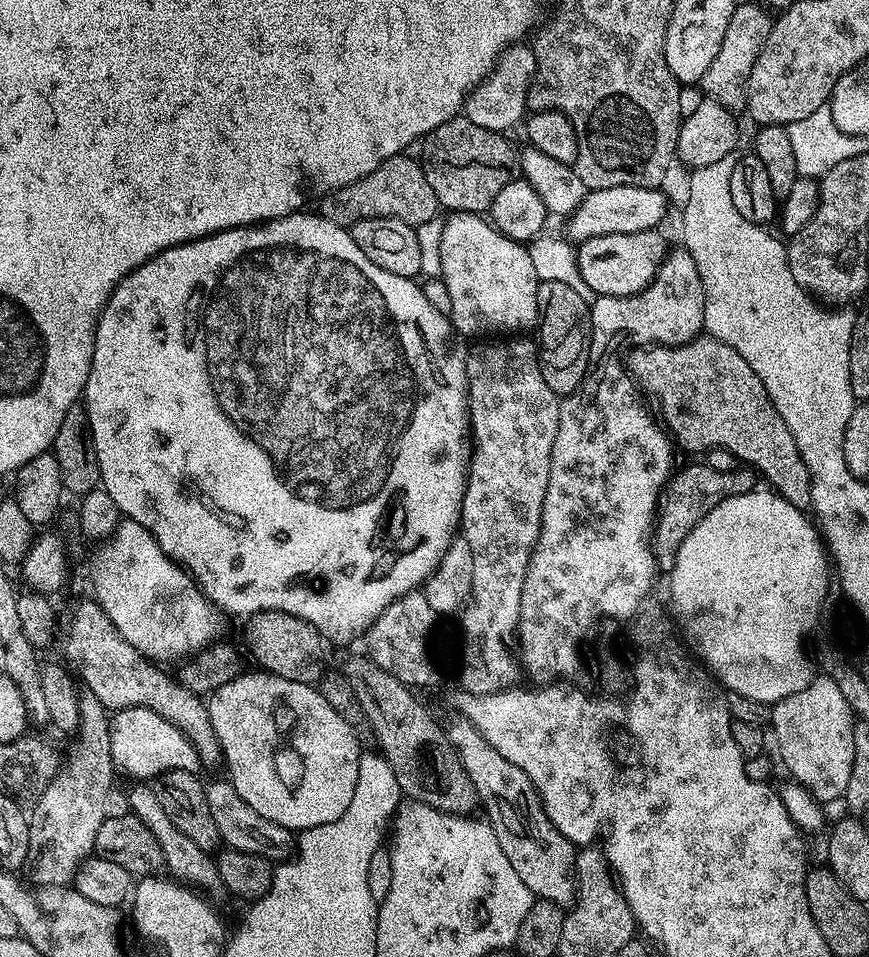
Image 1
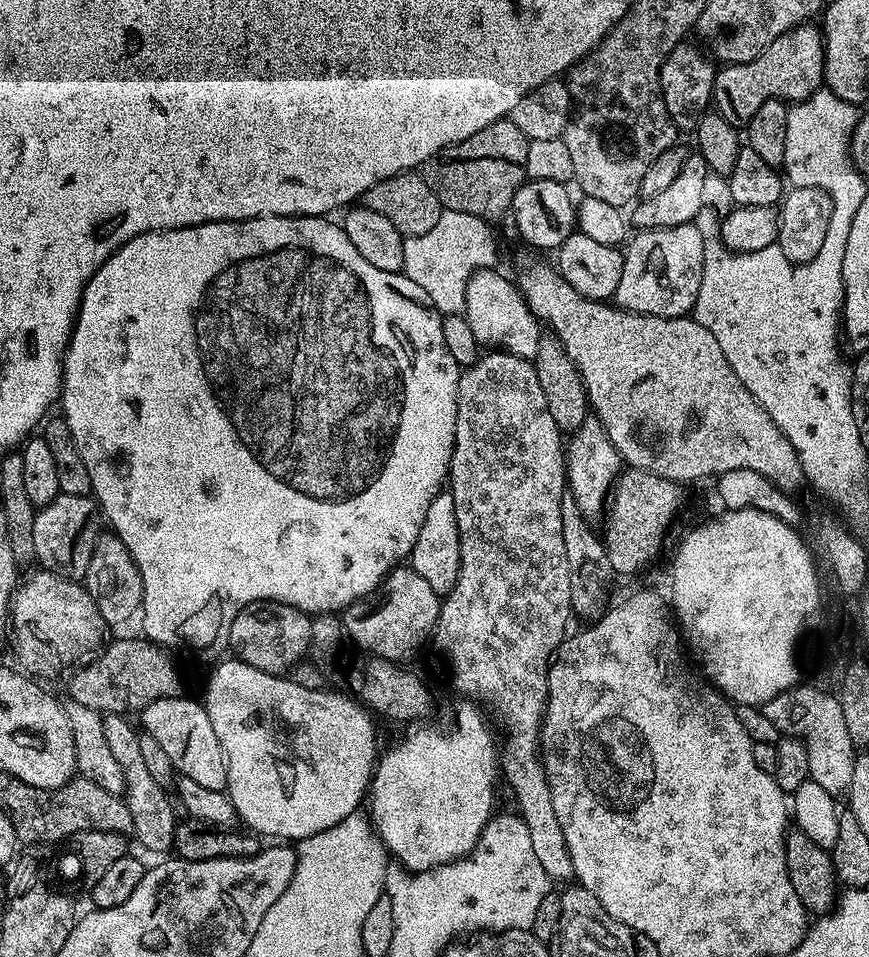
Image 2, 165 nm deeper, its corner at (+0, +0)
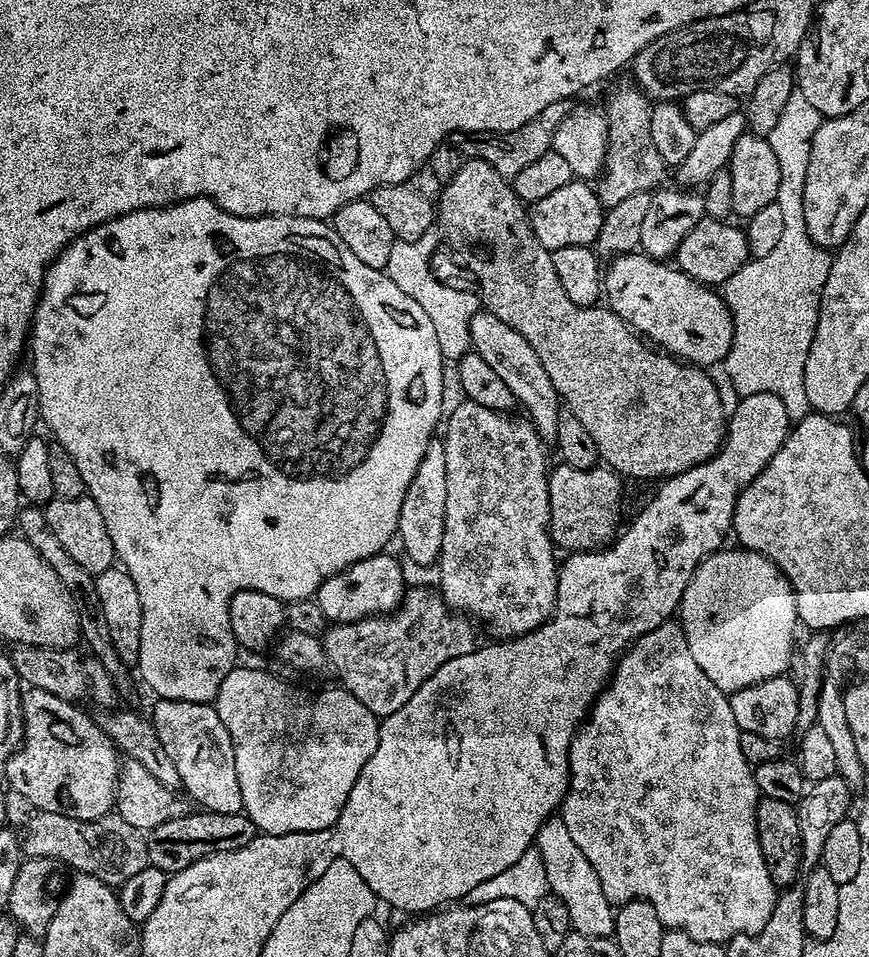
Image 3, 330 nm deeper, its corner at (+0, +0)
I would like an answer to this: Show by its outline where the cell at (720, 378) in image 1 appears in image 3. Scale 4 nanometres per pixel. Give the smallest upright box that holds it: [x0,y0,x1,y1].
[438,160,726,482]

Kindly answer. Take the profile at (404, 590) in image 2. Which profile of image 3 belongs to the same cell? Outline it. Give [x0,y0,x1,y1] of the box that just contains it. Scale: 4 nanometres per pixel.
[315,551,404,624]

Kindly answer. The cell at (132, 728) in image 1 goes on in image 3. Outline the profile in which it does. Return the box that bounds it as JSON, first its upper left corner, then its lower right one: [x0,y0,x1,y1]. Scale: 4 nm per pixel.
[150,699,243,814]

